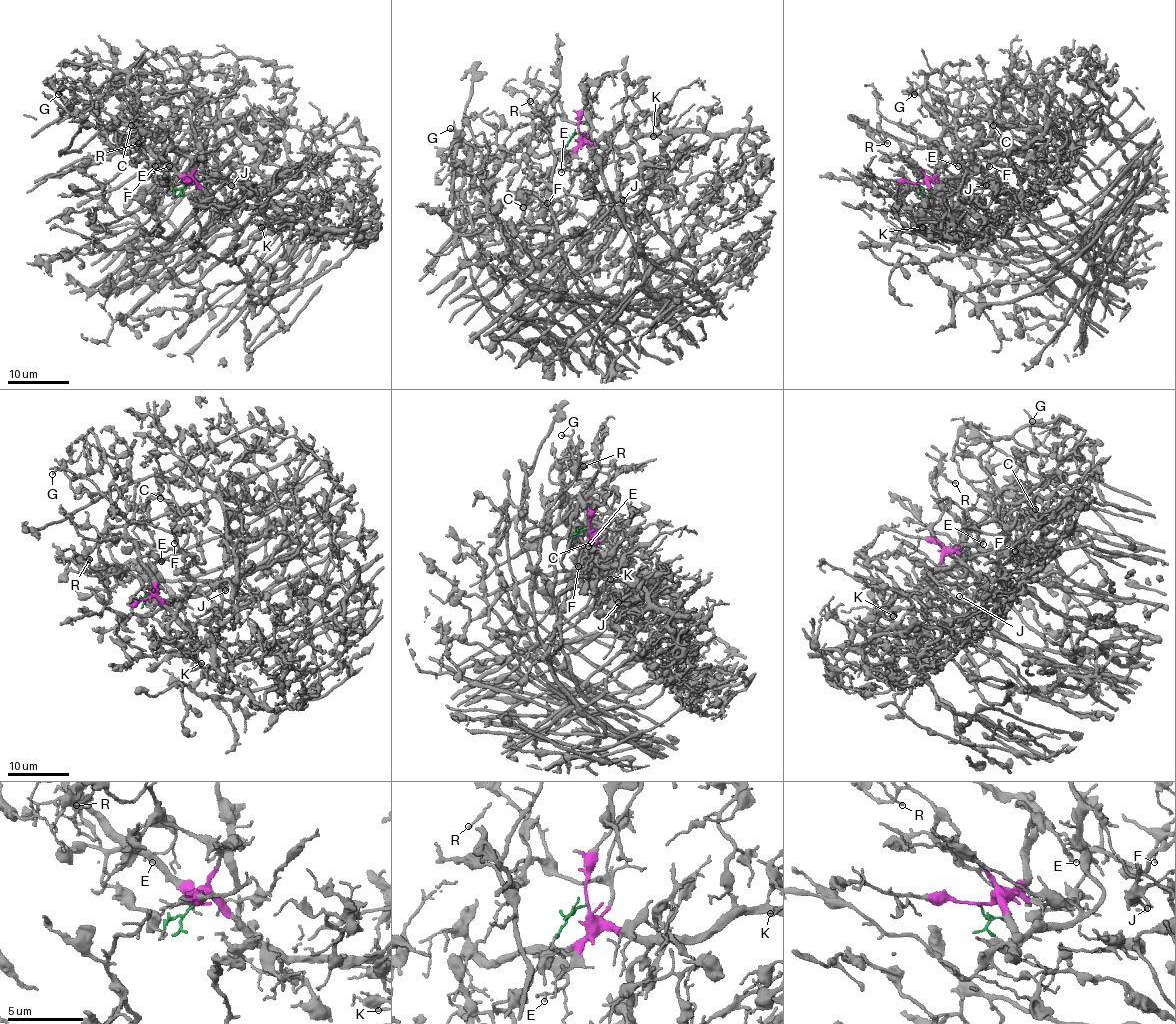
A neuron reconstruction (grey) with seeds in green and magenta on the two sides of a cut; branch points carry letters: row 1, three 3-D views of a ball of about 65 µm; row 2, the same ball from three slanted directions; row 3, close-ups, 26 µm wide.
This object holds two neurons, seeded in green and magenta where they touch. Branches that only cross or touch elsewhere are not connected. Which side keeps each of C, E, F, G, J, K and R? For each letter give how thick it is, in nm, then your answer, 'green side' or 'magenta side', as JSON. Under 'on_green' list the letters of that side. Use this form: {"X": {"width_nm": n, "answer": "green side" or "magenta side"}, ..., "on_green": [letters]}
{"C": {"width_nm": 160, "answer": "magenta side"}, "E": {"width_nm": 130, "answer": "magenta side"}, "F": {"width_nm": 150, "answer": "green side"}, "G": {"width_nm": 110, "answer": "magenta side"}, "J": {"width_nm": 150, "answer": "magenta side"}, "K": {"width_nm": 160, "answer": "magenta side"}, "R": {"width_nm": 140, "answer": "magenta side"}, "on_green": ["F"]}

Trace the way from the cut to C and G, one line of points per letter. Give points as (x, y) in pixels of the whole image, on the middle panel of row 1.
C: (578, 132), (603, 149), (597, 181), (581, 169), (572, 186), (552, 202), (532, 198), (523, 208)
G: (578, 132), (578, 144), (569, 151), (509, 160), (473, 155), (450, 129)

